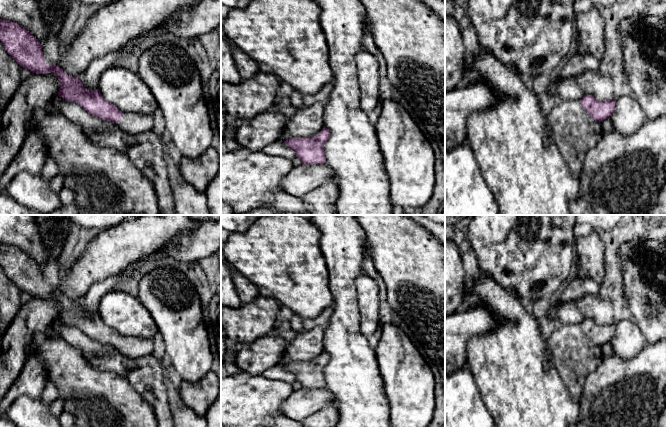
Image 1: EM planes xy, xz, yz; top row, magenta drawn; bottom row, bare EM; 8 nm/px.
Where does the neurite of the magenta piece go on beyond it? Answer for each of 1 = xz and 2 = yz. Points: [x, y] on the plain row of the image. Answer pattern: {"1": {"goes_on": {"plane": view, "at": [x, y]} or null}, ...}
{"1": {"goes_on": null}, "2": {"goes_on": null}}

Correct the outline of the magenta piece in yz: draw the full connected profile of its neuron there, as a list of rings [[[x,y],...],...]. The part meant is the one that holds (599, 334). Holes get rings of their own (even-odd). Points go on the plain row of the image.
[[[585,319],[580,326],[584,334],[598,346],[610,342],[616,327],[614,324],[599,325],[592,319]]]

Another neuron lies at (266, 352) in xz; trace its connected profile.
[[[314,327],[303,330],[290,341],[269,334],[254,342],[240,344],[236,351],[236,365],[243,371],[259,375],[277,365],[309,362],[323,352],[324,329]]]

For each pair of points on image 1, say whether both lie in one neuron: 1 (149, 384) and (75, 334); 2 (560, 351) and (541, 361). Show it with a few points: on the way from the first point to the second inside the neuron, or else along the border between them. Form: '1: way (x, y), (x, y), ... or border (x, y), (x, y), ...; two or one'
1: way (131, 368), (93, 351); one
2: border (545, 339), (551, 362), (561, 378); two

